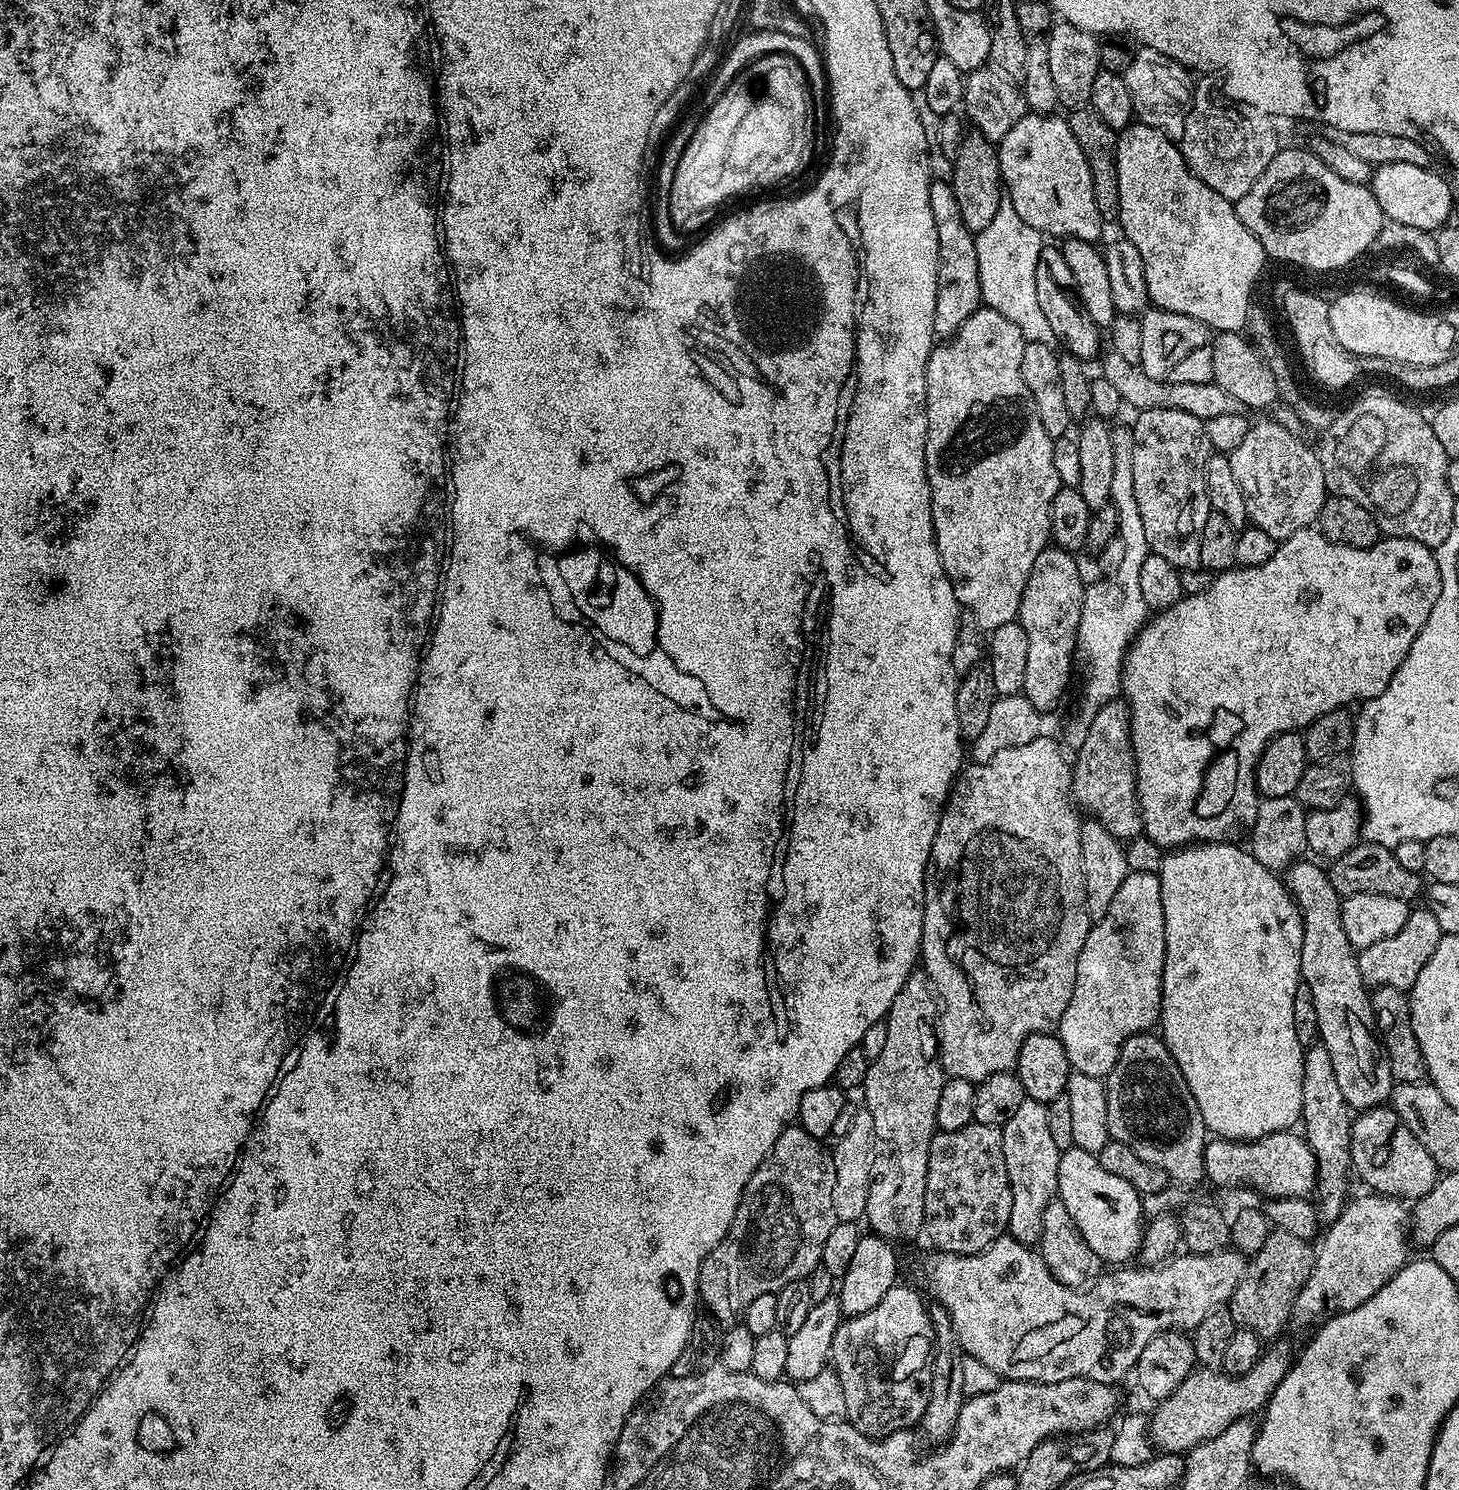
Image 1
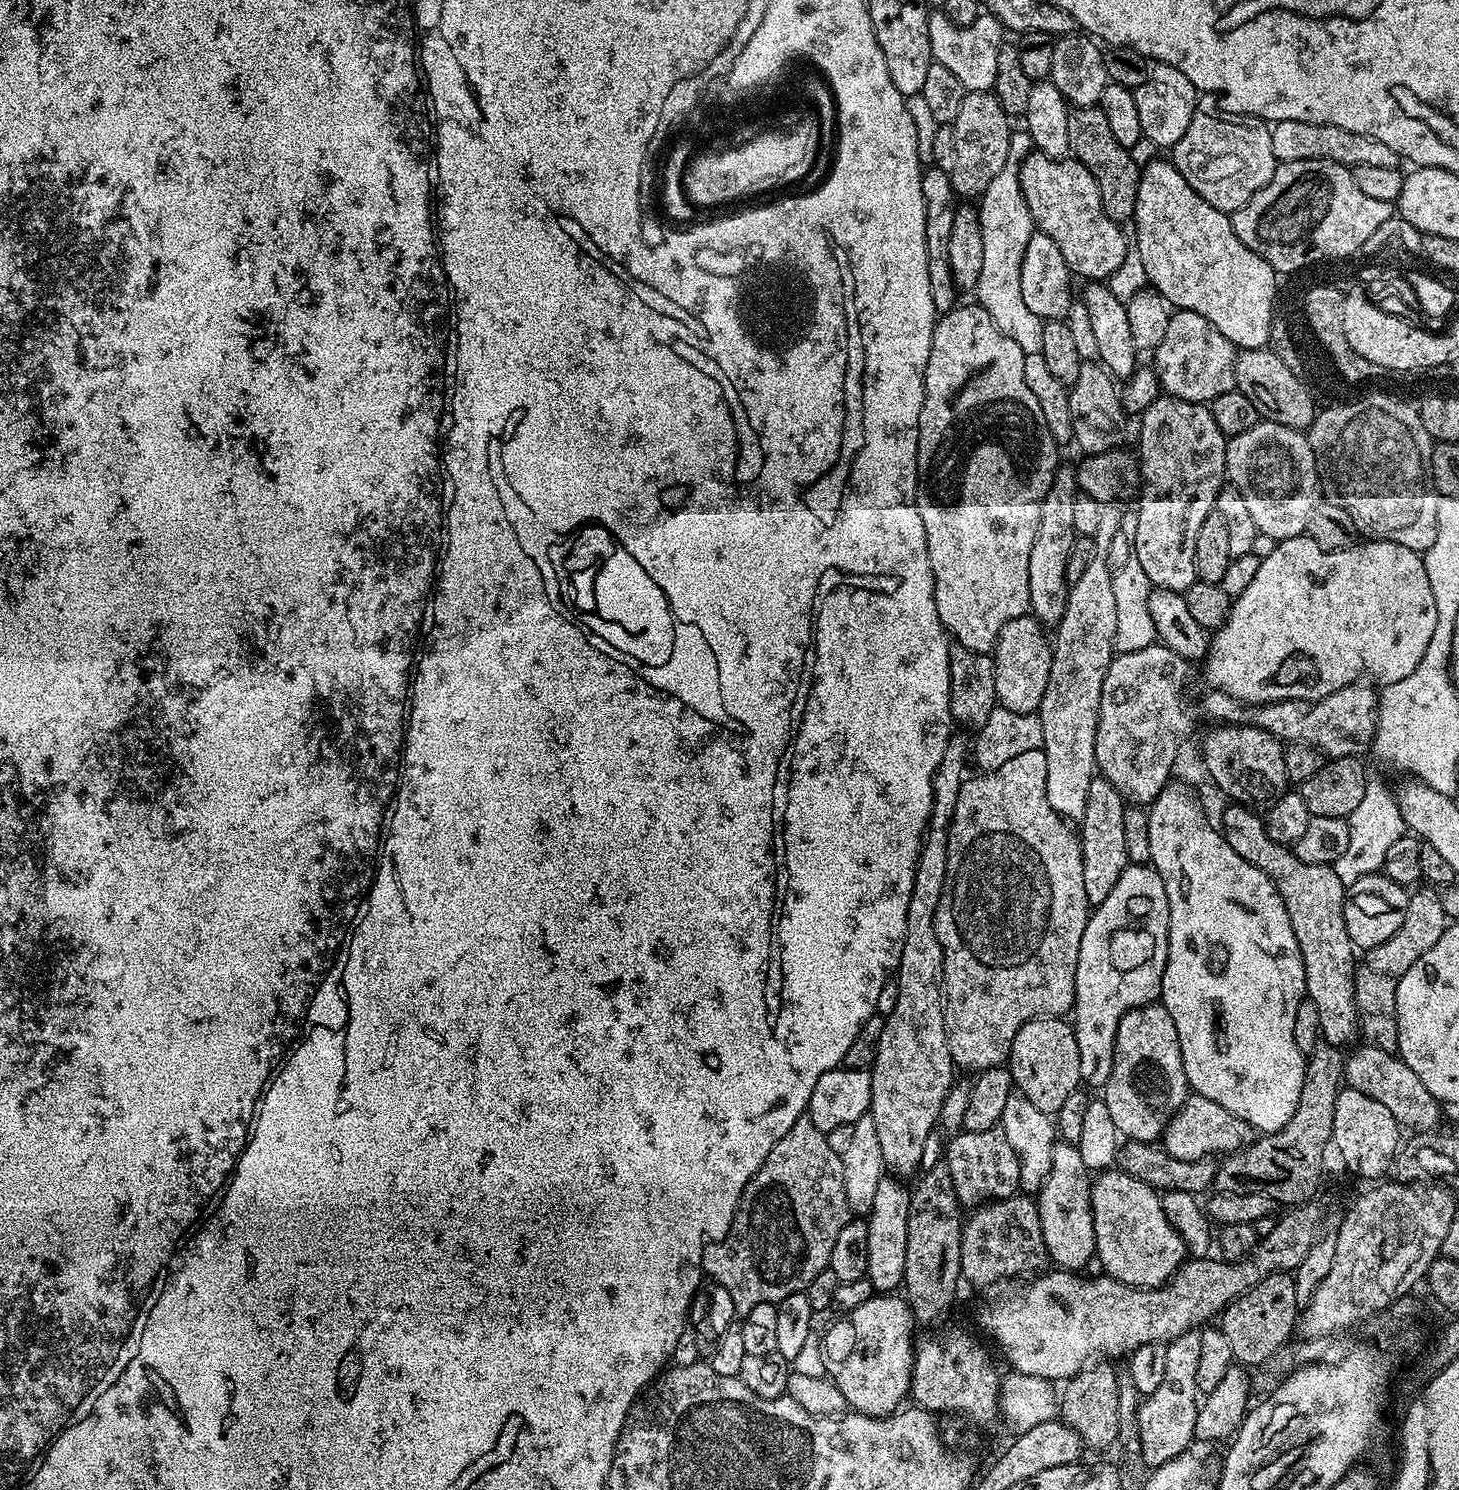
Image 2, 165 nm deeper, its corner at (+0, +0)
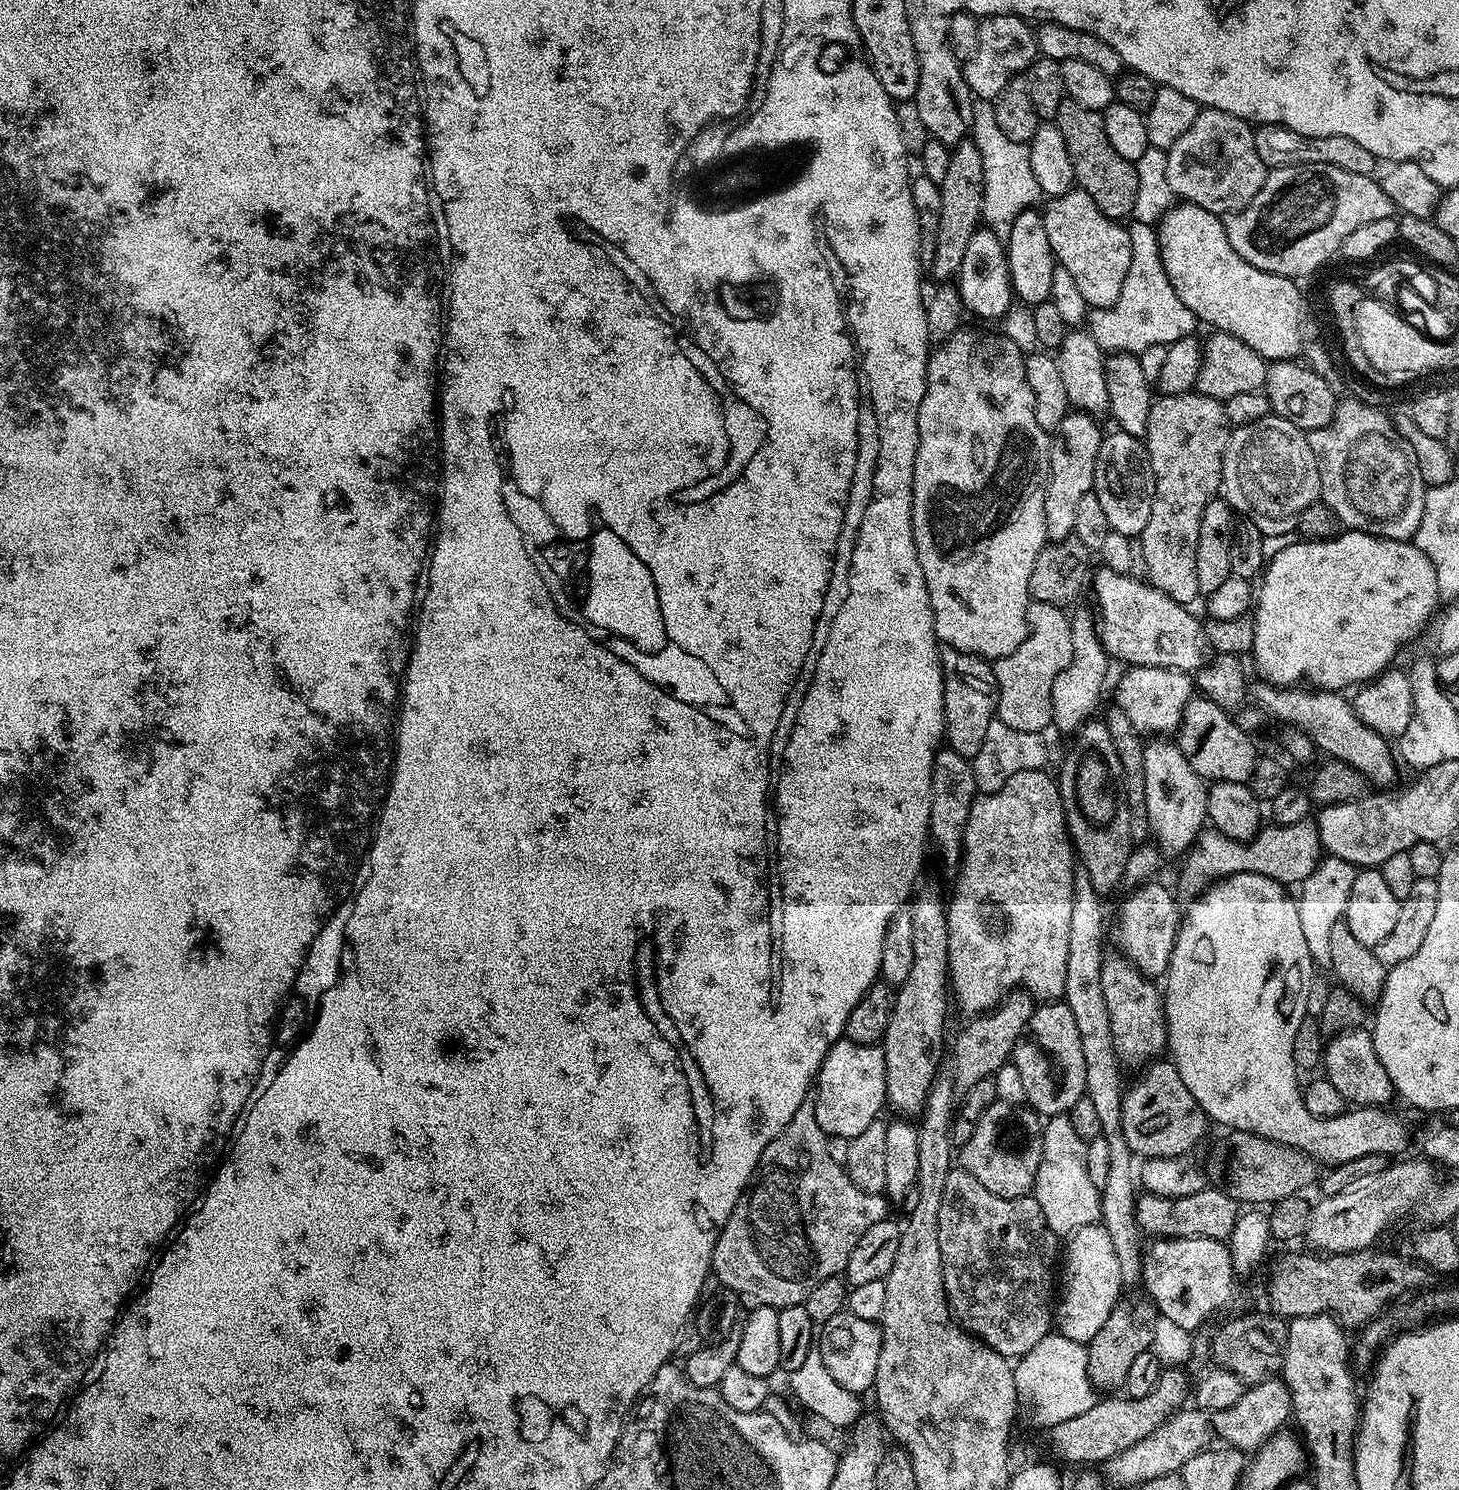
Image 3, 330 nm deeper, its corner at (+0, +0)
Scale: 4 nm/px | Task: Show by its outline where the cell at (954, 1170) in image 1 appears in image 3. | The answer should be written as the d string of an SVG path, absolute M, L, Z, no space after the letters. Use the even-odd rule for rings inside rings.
M998 1098L981 1114L970 1138L959 1149L959 1167L974 1174L986 1190L1002 1198L1027 1196L1032 1191L1042 1162L1043 1137L1042 1120L1037 1113L1024 1104L1011 1104Z

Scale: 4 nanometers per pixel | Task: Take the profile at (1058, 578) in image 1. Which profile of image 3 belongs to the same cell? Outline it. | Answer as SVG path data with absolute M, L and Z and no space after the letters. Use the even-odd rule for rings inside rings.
M1079 410L1069 411L1066 418L1062 418L1052 436L1050 450L1050 474L1046 486L1046 534L1049 541L1067 540L1072 536L1076 508L1080 500L1093 491L1094 470L1098 462L1098 450L1102 439L1102 431L1097 417L1090 416Z

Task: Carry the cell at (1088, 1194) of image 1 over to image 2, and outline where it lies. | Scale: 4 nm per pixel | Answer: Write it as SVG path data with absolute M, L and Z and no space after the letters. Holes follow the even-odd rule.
M1105 1170L1092 1180L1095 1259L1112 1279L1132 1288L1159 1288L1186 1260L1182 1238L1162 1210L1161 1193L1119 1170Z

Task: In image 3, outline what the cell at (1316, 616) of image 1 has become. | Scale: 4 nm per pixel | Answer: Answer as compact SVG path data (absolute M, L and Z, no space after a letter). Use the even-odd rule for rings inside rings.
M1355 530L1341 531L1335 539L1301 539L1299 542L1288 546L1267 561L1260 582L1261 584L1258 584L1258 591L1254 596L1254 615L1251 617L1254 626L1254 638L1252 639L1250 659L1256 663L1256 672L1260 675L1259 679L1277 686L1296 686L1301 682L1307 682L1320 690L1345 690L1344 688L1350 687L1351 684L1360 686L1373 678L1379 677L1391 665L1388 663L1399 654L1400 647L1407 640L1414 639L1419 634L1420 627L1428 619L1428 623L1433 619L1434 613L1437 611L1436 604L1441 603L1434 566L1430 562L1430 558L1426 558L1426 554L1422 554L1422 550L1418 550L1415 542L1383 540L1381 536L1371 536Z

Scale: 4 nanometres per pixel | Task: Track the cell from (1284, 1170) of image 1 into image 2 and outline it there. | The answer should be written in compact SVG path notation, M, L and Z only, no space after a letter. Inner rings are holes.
M1189 1095L1186 1103L1174 1114L1166 1126L1162 1146L1174 1158L1183 1160L1206 1160L1224 1158L1231 1153L1242 1151L1254 1140L1254 1130L1242 1118L1230 1114L1218 1102L1210 1102L1205 1096Z

